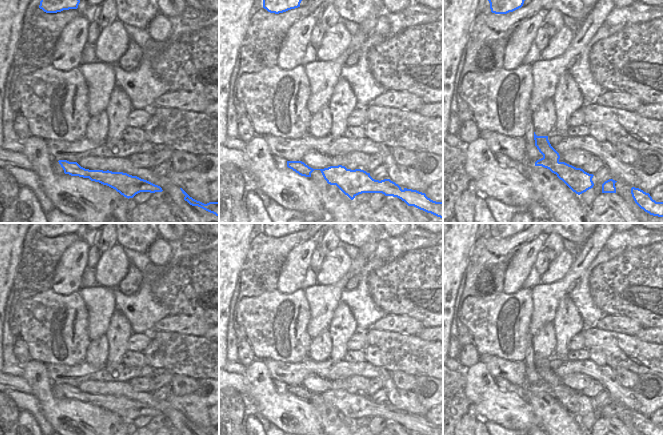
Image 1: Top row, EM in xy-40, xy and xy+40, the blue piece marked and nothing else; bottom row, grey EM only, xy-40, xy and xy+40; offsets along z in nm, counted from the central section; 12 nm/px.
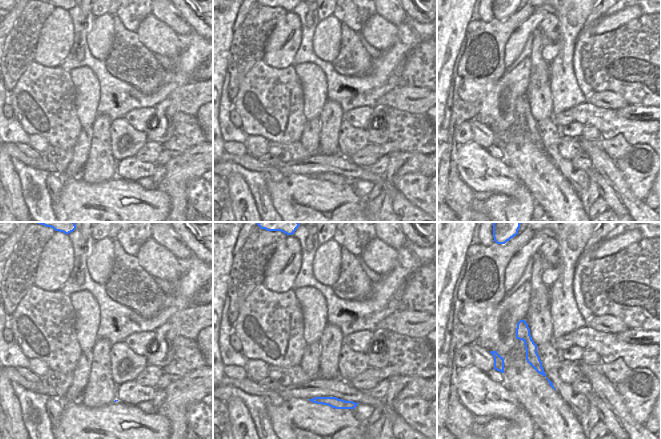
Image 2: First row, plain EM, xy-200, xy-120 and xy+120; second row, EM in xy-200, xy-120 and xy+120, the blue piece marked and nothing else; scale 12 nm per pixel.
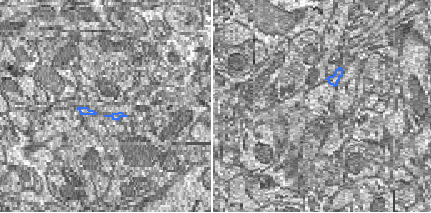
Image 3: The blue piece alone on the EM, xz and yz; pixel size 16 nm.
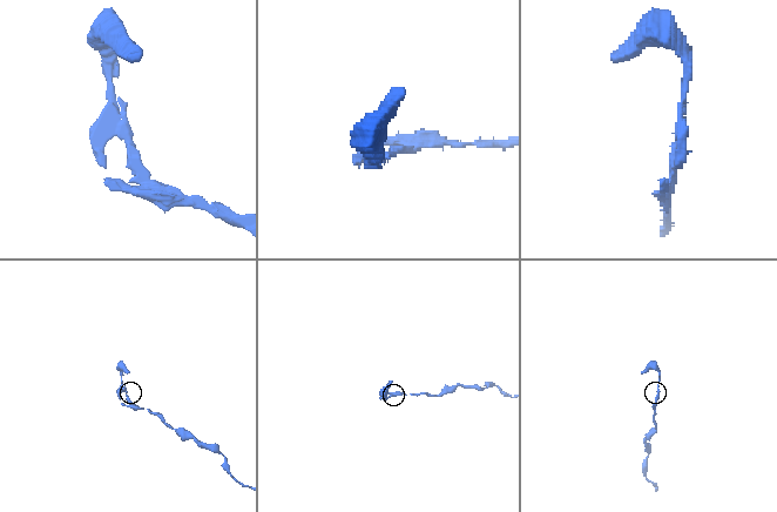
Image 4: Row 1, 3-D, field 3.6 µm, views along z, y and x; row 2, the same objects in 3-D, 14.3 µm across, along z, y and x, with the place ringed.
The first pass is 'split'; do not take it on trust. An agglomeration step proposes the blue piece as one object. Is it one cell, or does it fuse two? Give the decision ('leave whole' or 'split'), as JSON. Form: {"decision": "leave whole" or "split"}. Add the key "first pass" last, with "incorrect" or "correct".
{"decision": "split", "first pass": "correct"}

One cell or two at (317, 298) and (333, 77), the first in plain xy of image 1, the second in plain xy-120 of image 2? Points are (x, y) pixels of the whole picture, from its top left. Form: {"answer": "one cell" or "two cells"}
{"answer": "two cells"}

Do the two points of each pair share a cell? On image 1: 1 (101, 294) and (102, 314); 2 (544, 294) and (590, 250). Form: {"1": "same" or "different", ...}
{"1": "same", "2": "same"}

